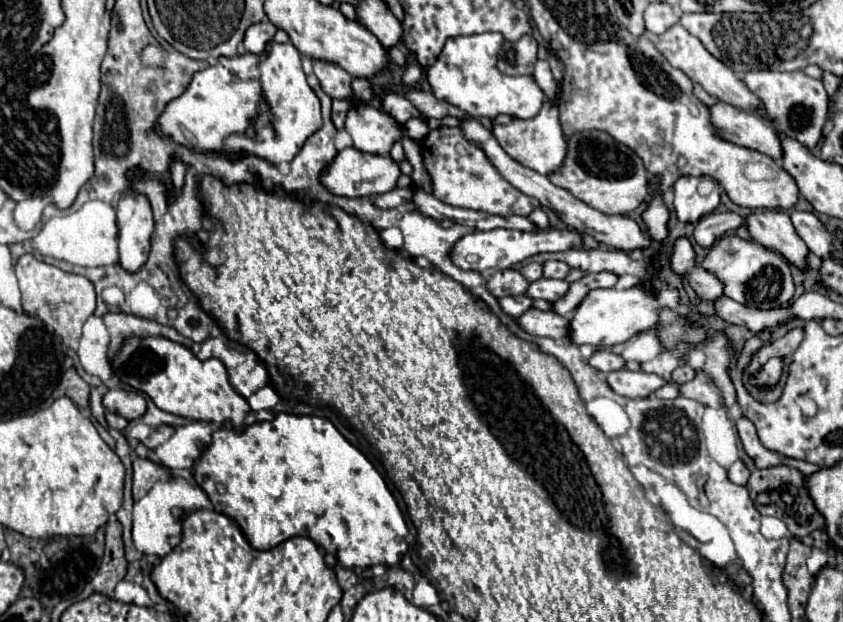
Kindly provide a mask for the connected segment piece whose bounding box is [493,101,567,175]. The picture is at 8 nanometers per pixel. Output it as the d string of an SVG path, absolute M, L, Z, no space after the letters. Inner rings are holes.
M549 101L543 103L541 113L533 119L527 119L527 121L525 119L513 119L509 125L495 125L493 135L499 141L499 145L505 149L505 153L509 153L509 157L513 157L521 165L525 165L525 167L529 167L541 175L555 173L557 169L561 169L561 161L565 161L567 139L563 135L561 123L559 123L557 105L553 105Z

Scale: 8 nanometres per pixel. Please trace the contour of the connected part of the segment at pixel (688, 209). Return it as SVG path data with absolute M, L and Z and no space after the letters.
M679 177L675 181L675 213L683 223L697 223L719 205L719 189L703 197L697 193L699 181L699 177Z

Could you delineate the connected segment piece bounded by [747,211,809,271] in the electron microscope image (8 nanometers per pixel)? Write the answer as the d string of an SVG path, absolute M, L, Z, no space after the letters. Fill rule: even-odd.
M767 211L749 215L747 225L751 237L759 241L763 247L781 253L799 271L809 267L807 261L809 249L805 241L797 237L797 231L793 229L793 223L789 221L789 215L785 211Z

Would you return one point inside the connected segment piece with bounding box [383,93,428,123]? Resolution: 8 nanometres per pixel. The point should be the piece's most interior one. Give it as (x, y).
(398, 107)

